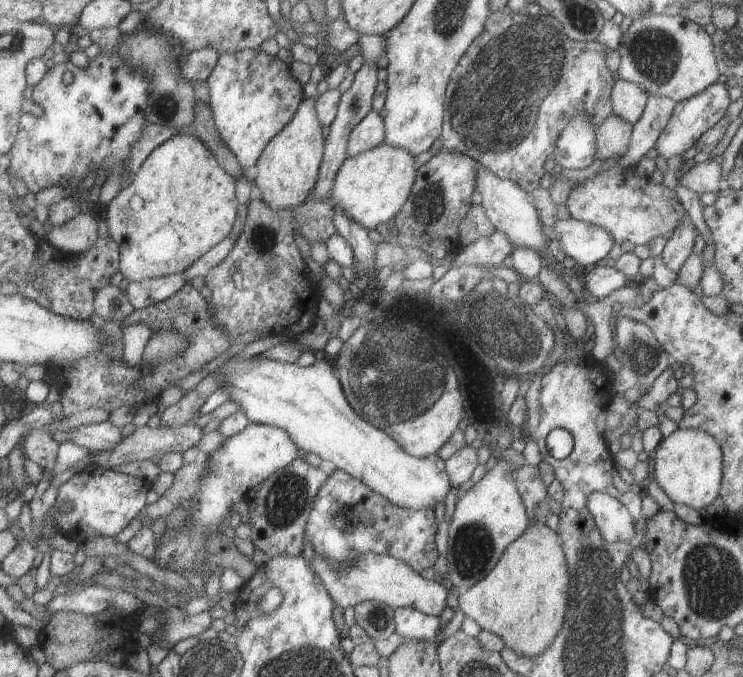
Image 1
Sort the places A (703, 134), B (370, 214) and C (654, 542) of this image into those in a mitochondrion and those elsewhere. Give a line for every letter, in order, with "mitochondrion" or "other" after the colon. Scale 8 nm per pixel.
A: other
B: other
C: other

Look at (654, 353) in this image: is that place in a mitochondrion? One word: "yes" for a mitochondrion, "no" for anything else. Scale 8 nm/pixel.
no

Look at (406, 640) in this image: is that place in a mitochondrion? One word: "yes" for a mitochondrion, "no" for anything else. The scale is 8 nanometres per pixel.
no

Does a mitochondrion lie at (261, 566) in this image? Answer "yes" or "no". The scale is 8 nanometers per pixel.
no

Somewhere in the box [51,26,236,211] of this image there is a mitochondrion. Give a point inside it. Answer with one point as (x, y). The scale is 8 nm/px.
(165, 106)

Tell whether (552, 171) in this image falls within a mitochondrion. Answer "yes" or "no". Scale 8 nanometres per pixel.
no

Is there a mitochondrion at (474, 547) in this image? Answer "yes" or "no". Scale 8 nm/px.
yes

